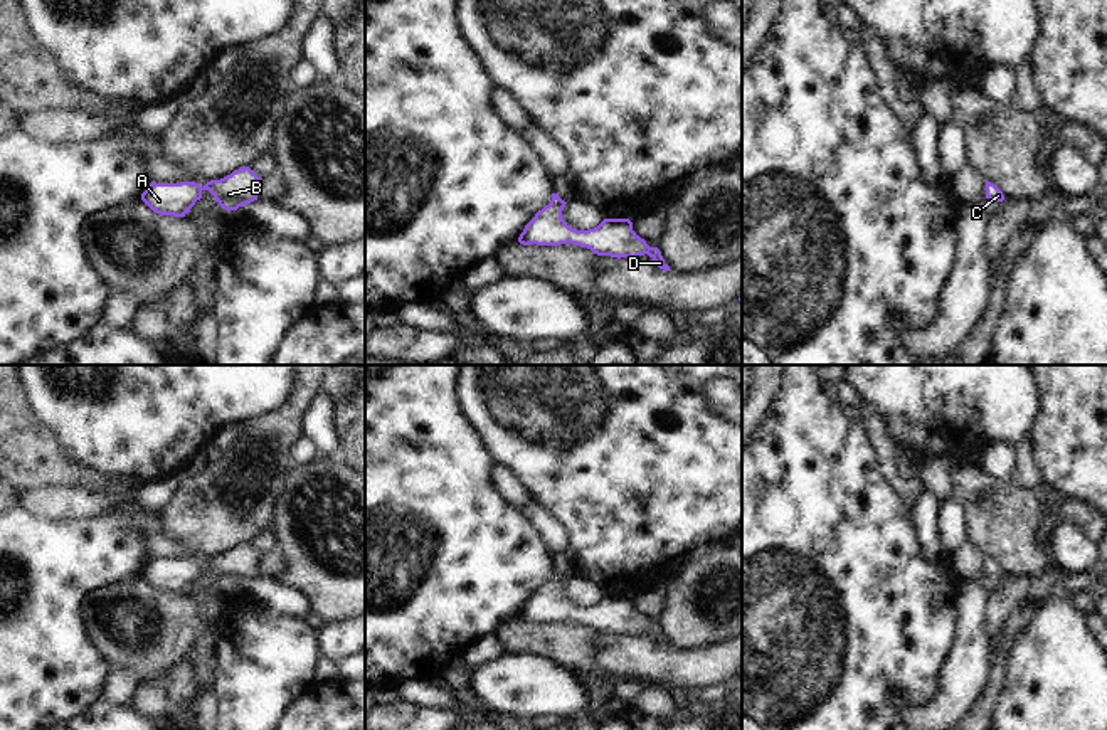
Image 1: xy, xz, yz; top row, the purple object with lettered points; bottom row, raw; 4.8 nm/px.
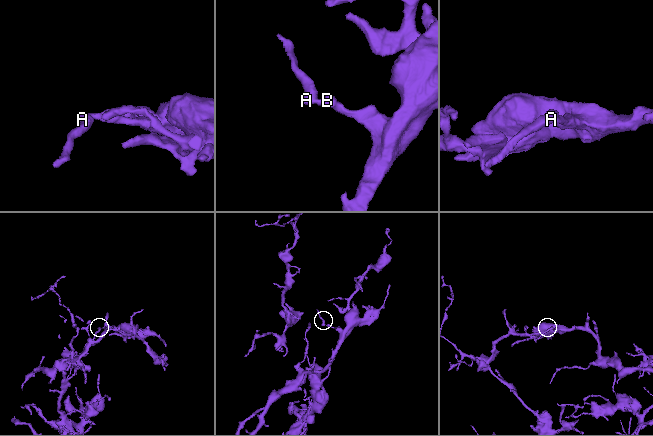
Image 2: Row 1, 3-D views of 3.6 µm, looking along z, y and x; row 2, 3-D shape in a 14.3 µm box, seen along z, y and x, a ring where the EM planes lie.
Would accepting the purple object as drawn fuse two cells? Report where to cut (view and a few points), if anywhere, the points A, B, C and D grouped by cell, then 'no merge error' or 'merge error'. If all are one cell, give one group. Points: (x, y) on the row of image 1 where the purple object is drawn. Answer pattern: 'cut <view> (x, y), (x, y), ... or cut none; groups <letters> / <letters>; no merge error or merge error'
cut none; groups A B C D; no merge error

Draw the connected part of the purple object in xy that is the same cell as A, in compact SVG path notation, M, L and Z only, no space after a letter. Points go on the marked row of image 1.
M242 167L220 180L207 182L204 187L195 182L151 182L141 193L141 200L160 215L185 217L195 202L202 198L202 192L209 190L220 207L225 210L237 210L257 200L259 180L261 177L249 167Z

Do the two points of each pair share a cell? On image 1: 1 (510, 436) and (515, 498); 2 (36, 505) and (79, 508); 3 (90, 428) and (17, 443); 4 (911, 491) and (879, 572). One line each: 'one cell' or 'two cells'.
1: two cells
2: one cell
3: two cells
4: two cells

